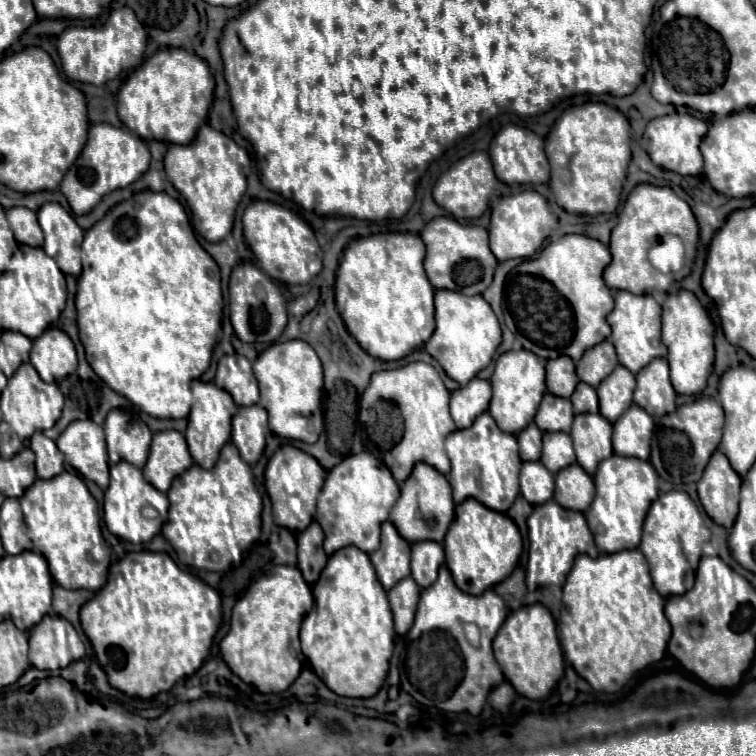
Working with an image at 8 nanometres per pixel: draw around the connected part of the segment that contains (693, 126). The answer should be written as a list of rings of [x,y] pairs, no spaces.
[[[670,114],[660,116],[648,122],[644,130],[644,148],[650,156],[650,160],[666,170],[678,172],[682,176],[696,176],[702,172],[702,156],[700,156],[700,140],[704,138],[708,130],[708,124],[700,118],[694,118],[690,114]]]

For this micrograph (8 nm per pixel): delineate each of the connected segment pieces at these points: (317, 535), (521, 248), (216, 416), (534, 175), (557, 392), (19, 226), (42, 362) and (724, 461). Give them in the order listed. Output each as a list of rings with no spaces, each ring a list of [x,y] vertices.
[[[312,522],[298,534],[298,568],[308,584],[314,584],[328,560],[324,548],[324,532],[318,522]]]
[[[524,190],[518,194],[494,197],[490,203],[491,215],[488,226],[489,246],[498,258],[504,262],[508,258],[530,258],[542,246],[542,242],[556,228],[556,216],[550,212],[550,206],[542,194],[536,190]]]
[[[194,380],[192,382],[192,410],[188,416],[188,428],[184,432],[190,454],[194,458],[194,462],[206,470],[210,470],[220,454],[220,448],[230,440],[230,422],[232,416],[236,412],[236,404],[232,400],[232,396],[220,388],[216,388],[212,382],[202,382],[202,380]]]
[[[514,124],[506,126],[492,140],[488,154],[492,158],[496,178],[506,184],[540,184],[540,182],[548,182],[550,178],[550,166],[544,156],[544,140],[528,128],[520,128]]]
[[[558,356],[546,364],[546,388],[554,396],[570,398],[578,384],[574,362],[570,356]]]
[[[14,206],[6,210],[6,218],[10,222],[10,228],[14,232],[14,238],[20,244],[28,244],[28,246],[42,246],[42,232],[36,220],[36,214],[28,208],[22,206]]]
[[[48,328],[34,340],[30,362],[44,382],[58,382],[76,370],[78,358],[70,336],[60,328]]]
[[[714,452],[708,468],[698,480],[698,498],[706,514],[720,526],[732,528],[738,516],[740,500],[740,476],[732,470],[728,458],[722,452]]]

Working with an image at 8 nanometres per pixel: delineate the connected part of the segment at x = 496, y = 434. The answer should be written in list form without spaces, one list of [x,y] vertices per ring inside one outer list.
[[[482,412],[470,428],[454,430],[446,436],[446,452],[452,462],[448,482],[452,486],[454,502],[460,504],[466,498],[480,500],[496,512],[506,512],[518,496],[518,472],[520,456],[516,436],[500,430],[488,412]]]

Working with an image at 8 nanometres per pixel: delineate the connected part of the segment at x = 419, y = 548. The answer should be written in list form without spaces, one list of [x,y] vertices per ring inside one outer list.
[[[416,542],[412,544],[412,578],[416,580],[416,584],[420,584],[420,588],[430,586],[436,576],[438,576],[438,568],[444,562],[444,548],[438,542]]]

